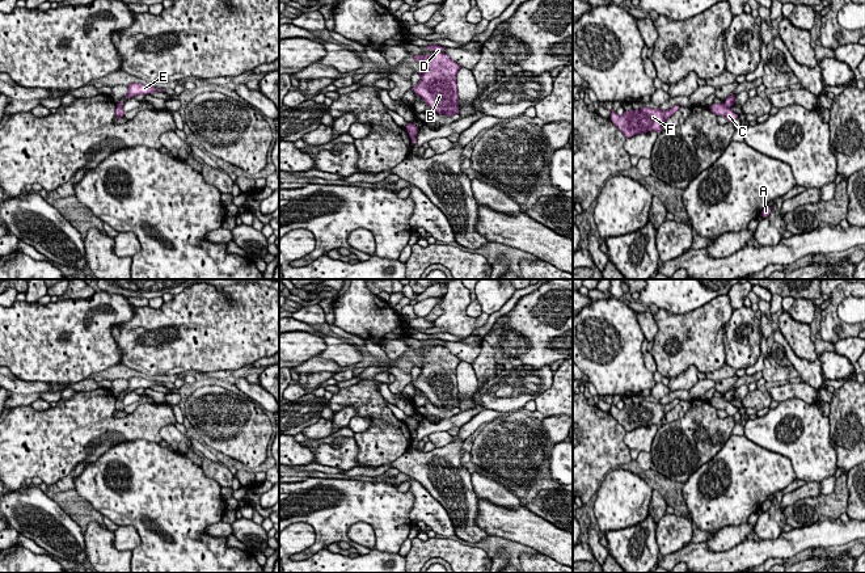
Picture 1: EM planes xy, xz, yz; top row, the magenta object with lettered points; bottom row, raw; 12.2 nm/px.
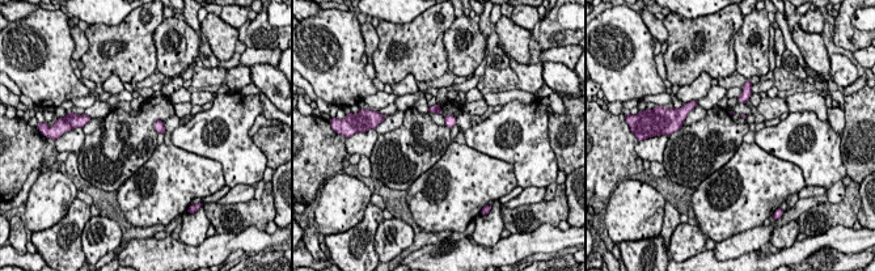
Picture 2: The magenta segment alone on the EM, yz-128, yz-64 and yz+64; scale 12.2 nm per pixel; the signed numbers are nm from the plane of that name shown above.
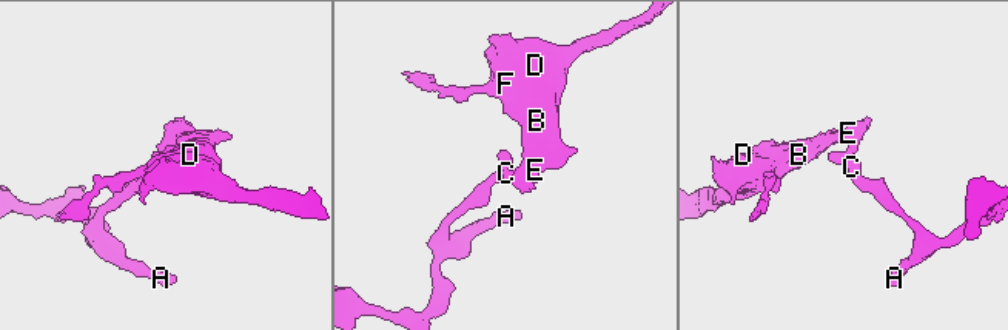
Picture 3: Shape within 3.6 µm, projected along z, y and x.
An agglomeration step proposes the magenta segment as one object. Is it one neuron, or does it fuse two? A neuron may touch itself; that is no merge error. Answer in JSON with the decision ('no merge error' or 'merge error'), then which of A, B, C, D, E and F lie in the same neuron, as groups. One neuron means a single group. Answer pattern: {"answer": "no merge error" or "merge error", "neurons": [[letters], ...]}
{"answer": "merge error", "neurons": [["A", "C"], ["B", "D", "E", "F"]]}

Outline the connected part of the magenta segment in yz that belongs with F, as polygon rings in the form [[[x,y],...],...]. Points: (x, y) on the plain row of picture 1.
[[[645,399],[640,404],[629,404],[619,409],[613,403],[611,404],[612,417],[625,429],[632,431],[637,427],[646,427],[649,425],[662,425],[663,417],[679,404],[679,399],[663,405],[662,401],[651,403]]]

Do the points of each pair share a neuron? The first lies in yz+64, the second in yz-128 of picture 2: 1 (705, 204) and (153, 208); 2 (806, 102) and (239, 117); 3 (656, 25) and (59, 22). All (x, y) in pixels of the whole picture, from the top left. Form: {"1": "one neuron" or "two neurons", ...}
{"1": "one neuron", "2": "two neurons", "3": "two neurons"}

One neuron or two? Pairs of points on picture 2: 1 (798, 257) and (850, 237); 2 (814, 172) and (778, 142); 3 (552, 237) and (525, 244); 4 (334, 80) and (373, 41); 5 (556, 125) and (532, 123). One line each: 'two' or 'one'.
1: one
2: one
3: one
4: two
5: two

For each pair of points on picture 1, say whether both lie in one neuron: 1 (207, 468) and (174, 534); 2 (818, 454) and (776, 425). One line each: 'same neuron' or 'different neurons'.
1: different neurons
2: same neuron

